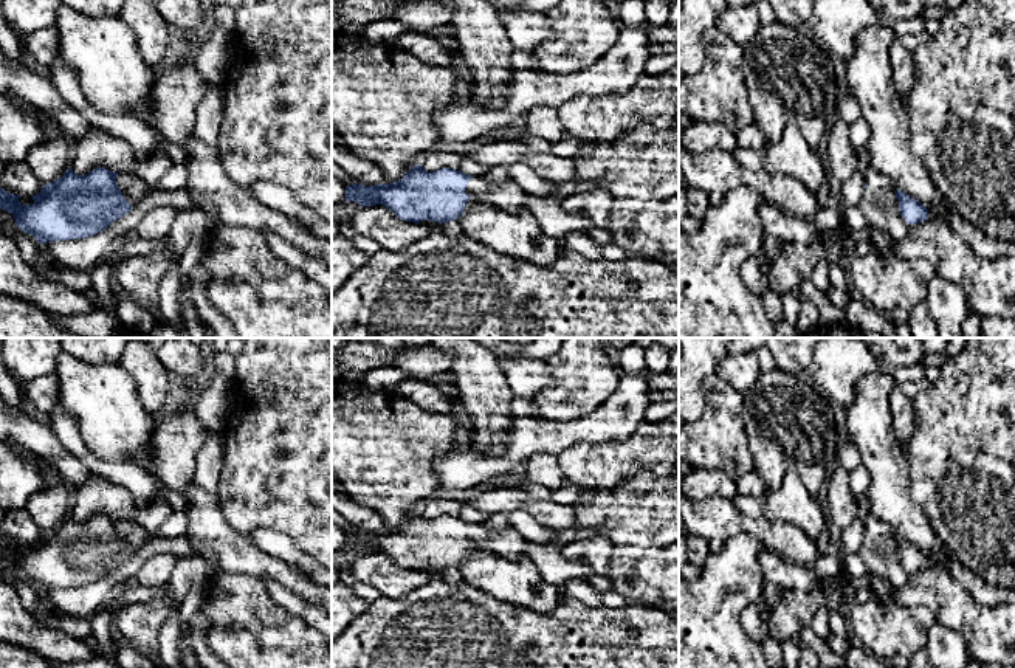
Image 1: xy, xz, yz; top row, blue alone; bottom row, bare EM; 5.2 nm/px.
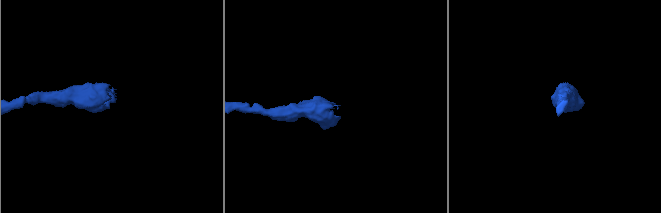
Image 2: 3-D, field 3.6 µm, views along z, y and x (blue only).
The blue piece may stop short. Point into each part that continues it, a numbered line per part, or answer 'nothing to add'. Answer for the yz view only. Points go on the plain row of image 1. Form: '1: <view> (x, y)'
1: yz (879, 550)

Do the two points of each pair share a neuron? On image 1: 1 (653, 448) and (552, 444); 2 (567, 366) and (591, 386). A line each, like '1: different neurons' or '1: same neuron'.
1: different neurons
2: same neuron

